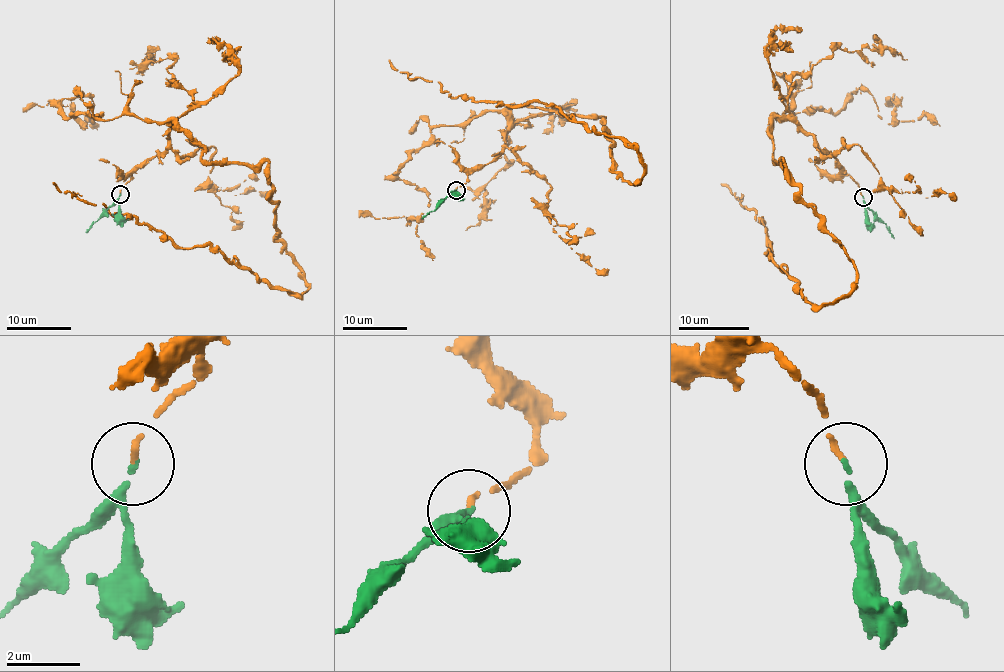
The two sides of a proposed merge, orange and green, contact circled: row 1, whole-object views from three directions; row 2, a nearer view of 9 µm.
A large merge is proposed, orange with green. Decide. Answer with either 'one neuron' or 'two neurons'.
one neuron

